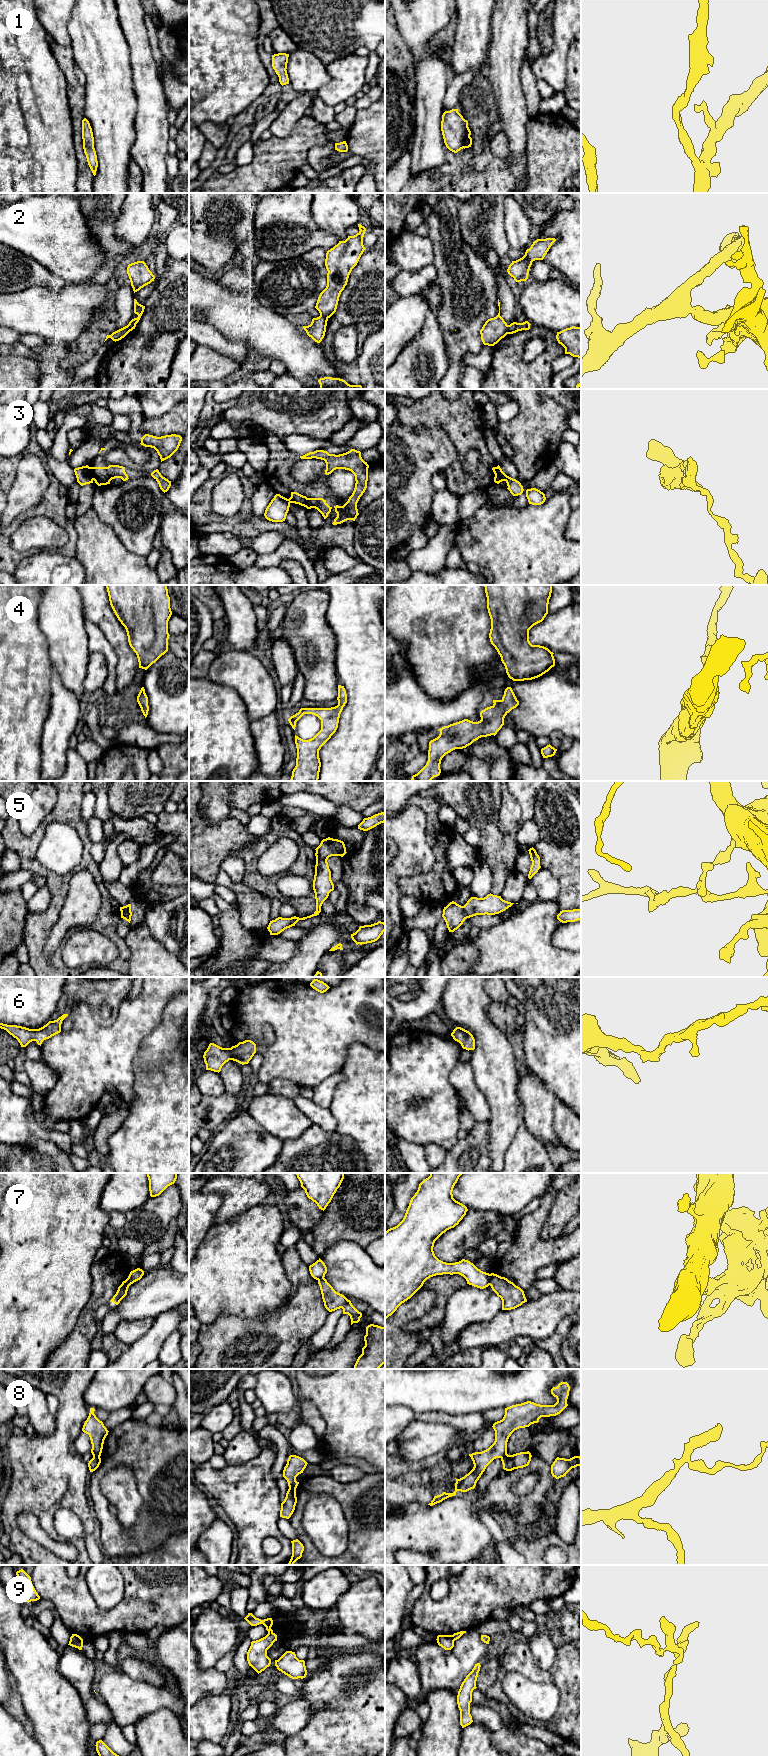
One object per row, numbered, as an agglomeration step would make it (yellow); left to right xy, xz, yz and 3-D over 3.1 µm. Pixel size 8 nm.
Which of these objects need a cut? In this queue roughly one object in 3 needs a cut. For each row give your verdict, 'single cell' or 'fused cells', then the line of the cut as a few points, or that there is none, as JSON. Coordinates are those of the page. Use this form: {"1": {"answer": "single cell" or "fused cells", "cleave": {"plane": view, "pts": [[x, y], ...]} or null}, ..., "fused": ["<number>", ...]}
{"1": {"answer": "single cell", "cleave": null}, "2": {"answer": "fused cells", "cleave": {"plane": "yz", "pts": [[509, 325], [507, 333]]}}, "3": {"answer": "fused cells", "cleave": {"plane": "xy", "pts": [[89, 467], [89, 471], [94, 479]]}}, "4": {"answer": "single cell", "cleave": null}, "5": {"answer": "fused cells", "cleave": {"plane": "yz", "pts": [[462, 906], [467, 917]]}}, "6": {"answer": "single cell", "cleave": null}, "7": {"answer": "fused cells", "cleave": {"plane": "xy", "pts": [[127, 1279], [127, 1285], [120, 1293], [120, 1300]]}}, "8": {"answer": "fused cells", "cleave": {"plane": "xy", "pts": [[99, 1456], [93, 1457]]}}, "9": {"answer": "fused cells", "cleave": {"plane": "yz", "pts": [[452, 1635], [454, 1640]]}}, "fused": ["2", "3", "5", "7", "8", "9"]}

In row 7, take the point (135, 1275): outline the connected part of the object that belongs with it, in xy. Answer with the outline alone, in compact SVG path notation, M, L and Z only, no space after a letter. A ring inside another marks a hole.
M137 1268L130 1272L127 1278L127 1286L122 1290L120 1300L122 1300L127 1295L129 1286L133 1284L134 1282L140 1280L143 1275L144 1275L144 1271L140 1268Z

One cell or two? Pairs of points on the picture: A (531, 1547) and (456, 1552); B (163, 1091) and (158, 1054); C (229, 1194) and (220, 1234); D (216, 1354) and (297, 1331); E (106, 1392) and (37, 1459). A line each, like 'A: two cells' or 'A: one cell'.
A: two cells
B: one cell
C: two cells
D: one cell
E: two cells

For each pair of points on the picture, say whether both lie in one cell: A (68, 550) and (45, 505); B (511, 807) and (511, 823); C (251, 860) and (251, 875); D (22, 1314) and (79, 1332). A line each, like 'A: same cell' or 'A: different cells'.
A: same cell
B: same cell
C: same cell
D: different cells

